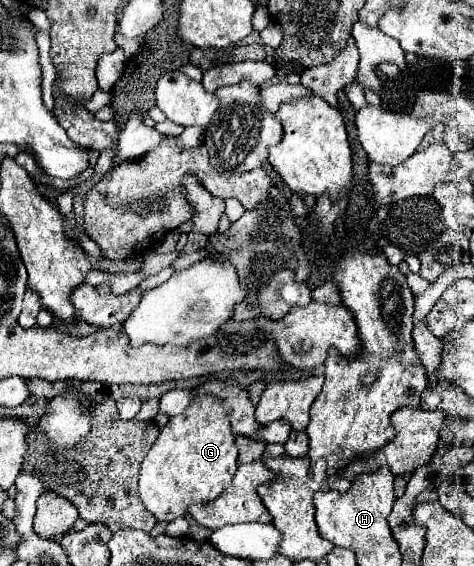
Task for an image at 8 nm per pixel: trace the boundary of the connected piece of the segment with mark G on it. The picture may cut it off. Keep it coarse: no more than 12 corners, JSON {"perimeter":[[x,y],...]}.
{"perimeter":[[196,398],[140,468],[156,522],[218,498],[238,468],[226,406]]}

